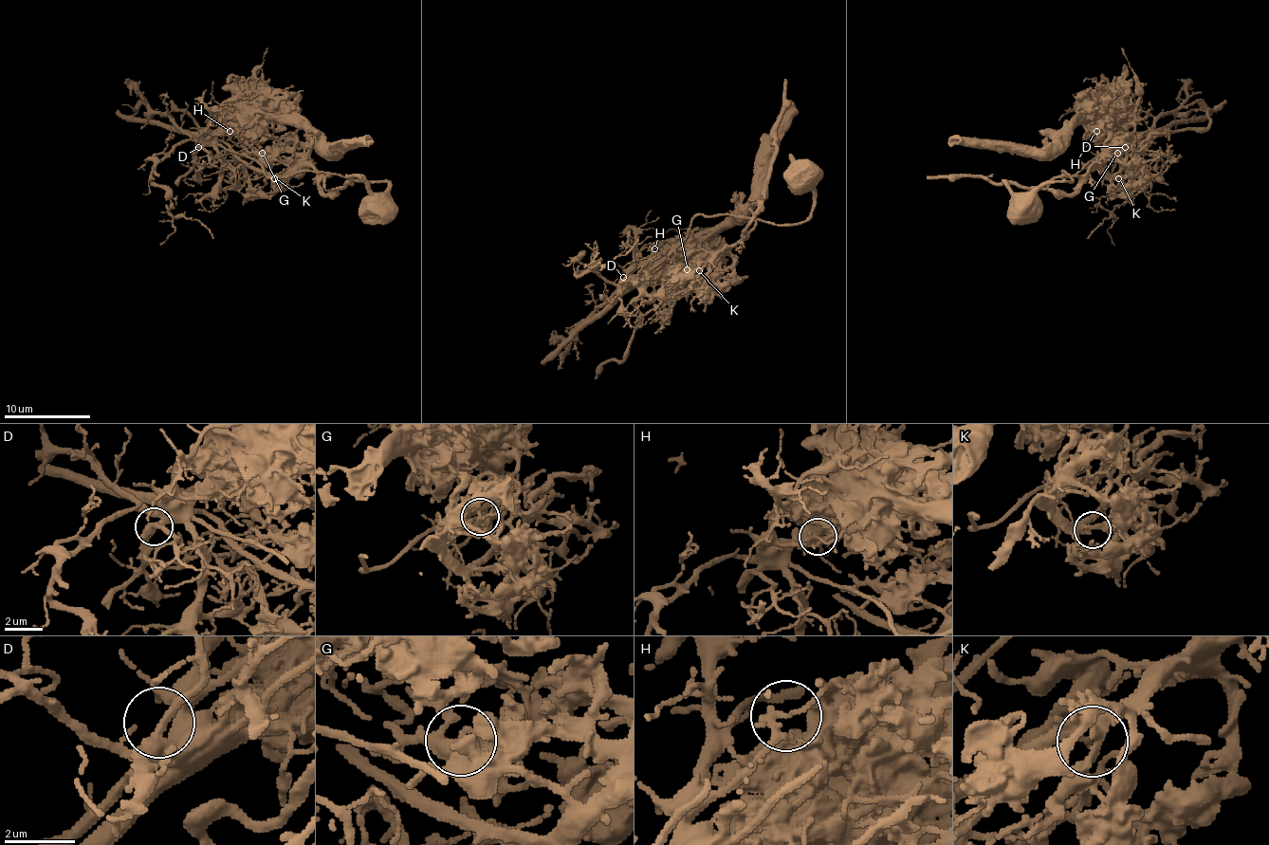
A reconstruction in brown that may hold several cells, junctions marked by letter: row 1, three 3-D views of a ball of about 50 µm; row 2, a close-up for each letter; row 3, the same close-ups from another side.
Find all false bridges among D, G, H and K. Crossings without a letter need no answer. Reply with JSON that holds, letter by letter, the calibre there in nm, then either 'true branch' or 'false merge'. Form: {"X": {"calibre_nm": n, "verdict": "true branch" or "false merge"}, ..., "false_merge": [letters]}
{"D": {"calibre_nm": 280, "verdict": "true branch"}, "G": {"calibre_nm": 400, "verdict": "false merge"}, "H": {"calibre_nm": 140, "verdict": "false merge"}, "K": {"calibre_nm": 280, "verdict": "true branch"}, "false_merge": ["G", "H"]}

